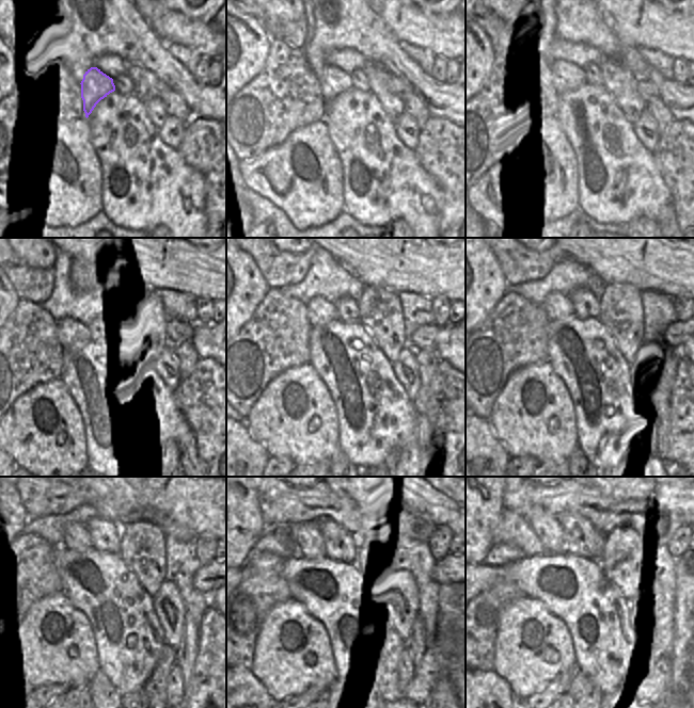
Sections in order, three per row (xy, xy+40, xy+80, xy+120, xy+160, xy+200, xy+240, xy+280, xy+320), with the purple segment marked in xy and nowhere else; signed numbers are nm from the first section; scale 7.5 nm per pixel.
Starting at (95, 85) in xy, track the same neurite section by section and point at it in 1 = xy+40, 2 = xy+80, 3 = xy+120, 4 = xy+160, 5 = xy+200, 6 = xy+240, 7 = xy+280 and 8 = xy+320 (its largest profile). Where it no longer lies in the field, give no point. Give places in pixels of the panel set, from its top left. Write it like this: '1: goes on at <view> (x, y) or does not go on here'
1: goes on at xy+40 (333, 81)
2: goes on at xy+80 (565, 77)
3: goes on at xy+120 (85, 312)
4: goes on at xy+160 (320, 311)
5: goes on at xy+200 (556, 305)
6: goes on at xy+240 (76, 537)
7: goes on at xy+280 (309, 538)
8: goes on at xy+320 (546, 526)

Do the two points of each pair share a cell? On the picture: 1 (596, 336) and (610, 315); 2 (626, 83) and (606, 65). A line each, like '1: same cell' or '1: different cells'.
1: different cells
2: same cell

